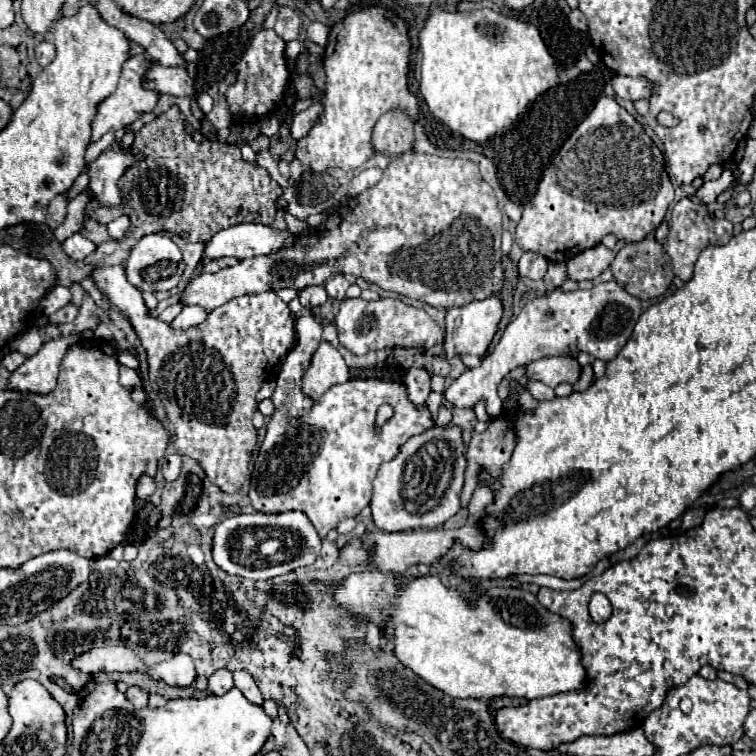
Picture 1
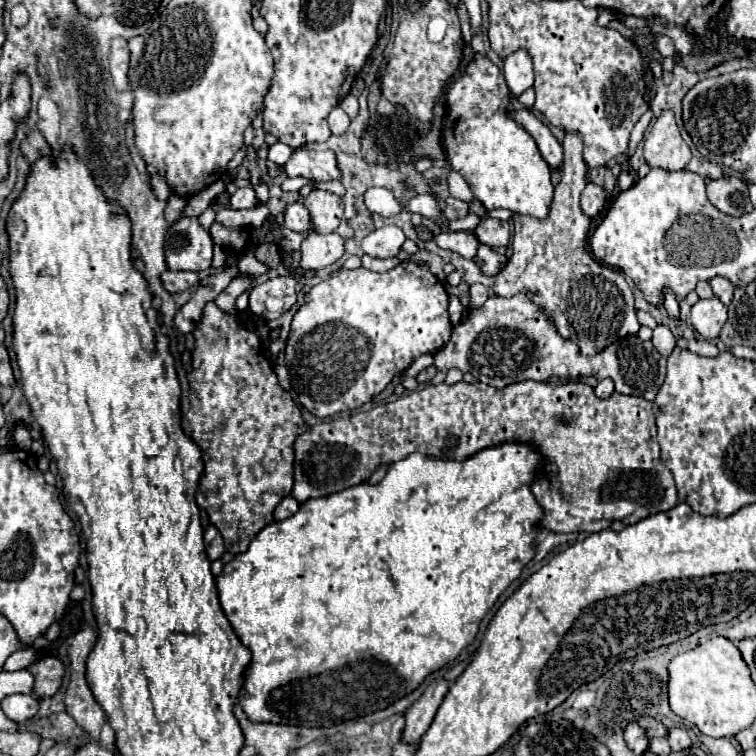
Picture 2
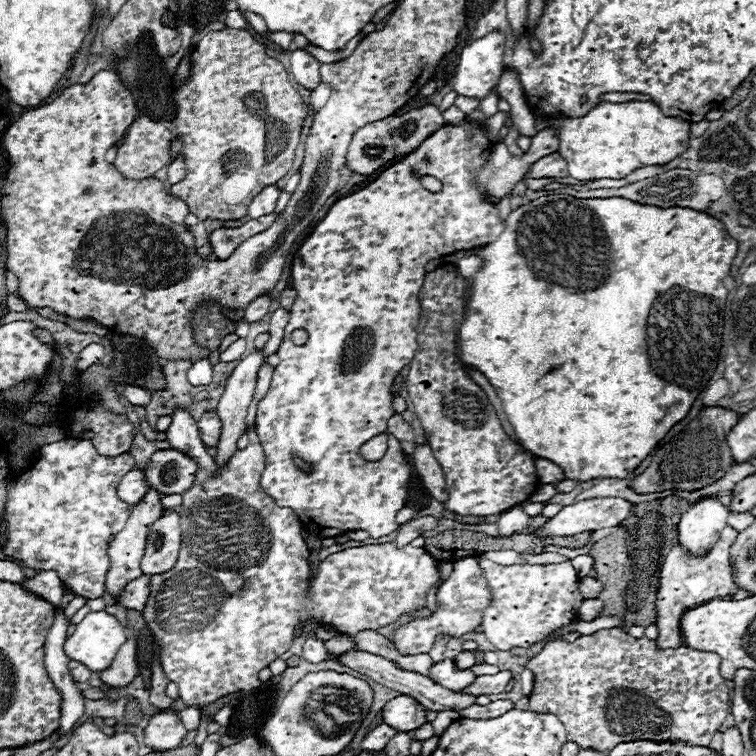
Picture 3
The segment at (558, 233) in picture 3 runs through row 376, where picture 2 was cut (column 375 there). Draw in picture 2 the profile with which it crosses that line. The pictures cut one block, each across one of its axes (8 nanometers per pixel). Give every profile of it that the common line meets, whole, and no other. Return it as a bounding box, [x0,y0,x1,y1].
[216,442,542,728]

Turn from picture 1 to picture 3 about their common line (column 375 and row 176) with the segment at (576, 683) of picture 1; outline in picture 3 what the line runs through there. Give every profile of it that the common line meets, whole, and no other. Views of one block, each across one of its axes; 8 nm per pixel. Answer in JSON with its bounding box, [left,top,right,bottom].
[558,102,690,180]

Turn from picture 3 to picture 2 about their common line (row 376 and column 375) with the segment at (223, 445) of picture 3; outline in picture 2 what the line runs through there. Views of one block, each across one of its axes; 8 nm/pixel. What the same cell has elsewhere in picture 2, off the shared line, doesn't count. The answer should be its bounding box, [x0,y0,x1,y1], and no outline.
[362,226,406,258]

